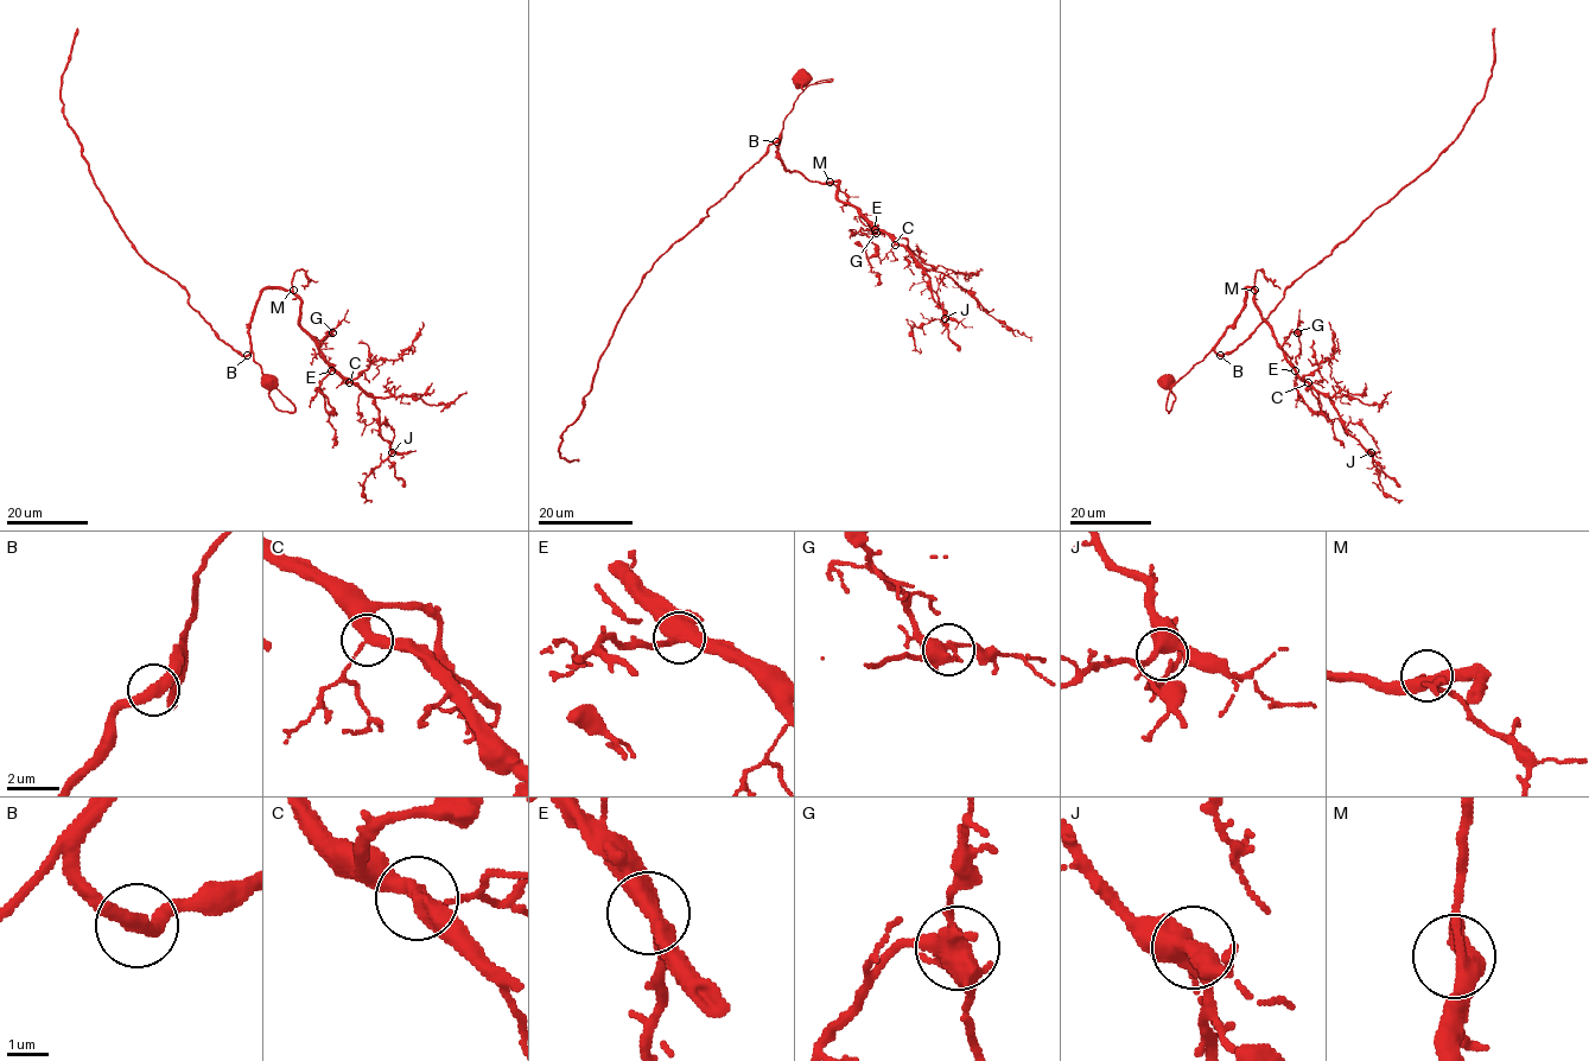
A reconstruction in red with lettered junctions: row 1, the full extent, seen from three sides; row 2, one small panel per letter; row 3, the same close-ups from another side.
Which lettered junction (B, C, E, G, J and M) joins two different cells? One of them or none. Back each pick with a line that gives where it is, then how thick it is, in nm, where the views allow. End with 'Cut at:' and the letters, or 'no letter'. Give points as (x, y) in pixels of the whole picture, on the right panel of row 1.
Cut at: no letter

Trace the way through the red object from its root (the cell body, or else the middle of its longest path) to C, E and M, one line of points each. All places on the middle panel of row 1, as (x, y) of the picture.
C: (799, 77), (806, 89), (783, 121), (782, 165), (812, 182), (837, 182), (838, 198), (895, 245)
E: (799, 77), (806, 89), (783, 121), (782, 165), (812, 182), (837, 182), (838, 198), (875, 229)
M: (799, 77), (796, 82), (806, 89), (783, 121), (779, 154), (787, 170), (802, 173), (812, 182), (830, 182)

